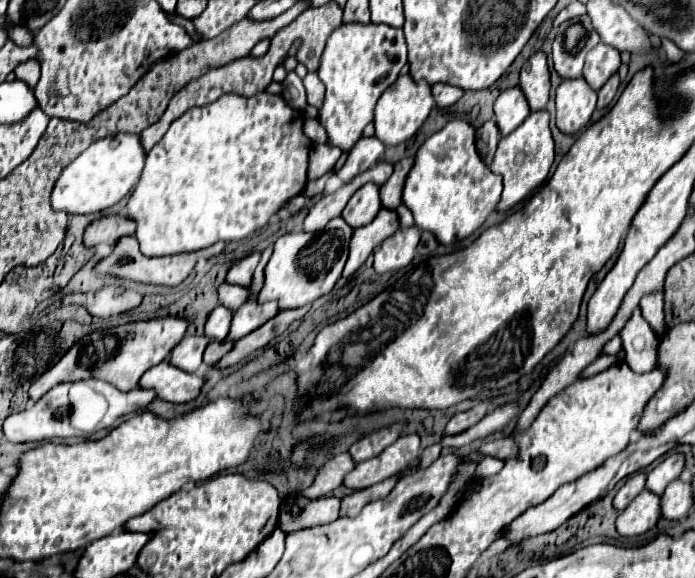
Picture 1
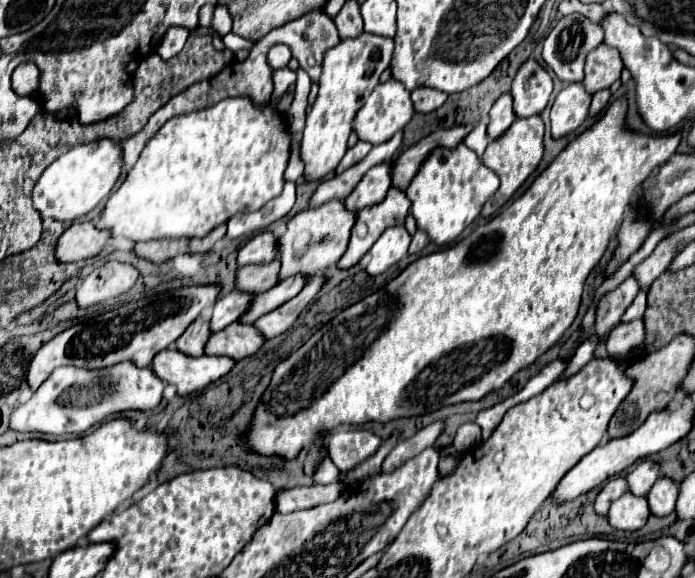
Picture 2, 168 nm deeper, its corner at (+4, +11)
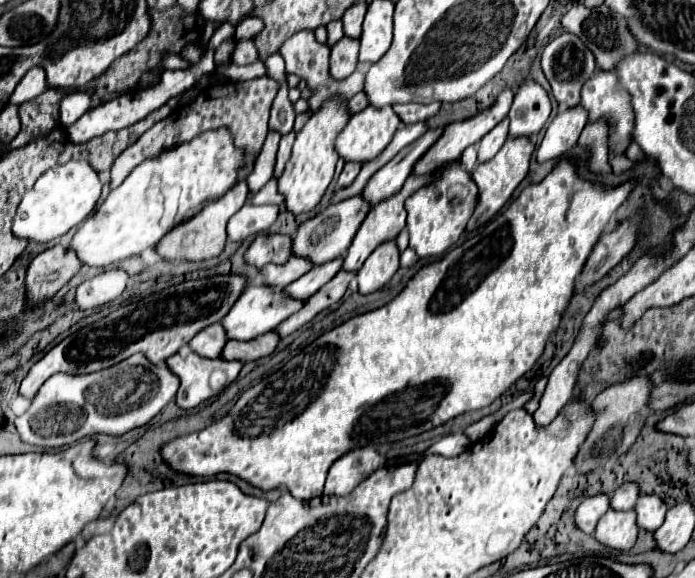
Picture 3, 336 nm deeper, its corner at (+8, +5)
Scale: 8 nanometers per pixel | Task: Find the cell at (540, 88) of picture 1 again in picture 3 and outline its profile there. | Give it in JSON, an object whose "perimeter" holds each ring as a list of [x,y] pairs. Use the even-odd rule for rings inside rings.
{"perimeter":[[[534,80],[524,82],[512,102],[510,108],[510,136],[518,138],[518,136],[534,136],[542,130],[542,126],[546,124],[548,116],[550,116],[552,108],[550,108],[550,98],[546,94],[546,90],[536,84]]]}

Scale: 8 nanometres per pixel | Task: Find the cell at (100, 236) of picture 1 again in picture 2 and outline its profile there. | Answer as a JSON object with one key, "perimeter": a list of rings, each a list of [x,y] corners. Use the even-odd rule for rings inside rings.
{"perimeter":[[[74,222],[58,240],[56,256],[62,262],[84,260],[102,252],[110,240],[108,230],[100,230],[94,222]]]}

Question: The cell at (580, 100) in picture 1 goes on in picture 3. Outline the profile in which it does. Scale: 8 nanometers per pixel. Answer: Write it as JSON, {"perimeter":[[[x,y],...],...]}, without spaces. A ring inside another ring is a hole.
{"perimeter":[[[576,106],[574,110],[560,110],[550,122],[544,140],[536,150],[536,160],[542,164],[562,158],[572,146],[576,146],[586,122],[588,114],[582,110],[582,106]]]}

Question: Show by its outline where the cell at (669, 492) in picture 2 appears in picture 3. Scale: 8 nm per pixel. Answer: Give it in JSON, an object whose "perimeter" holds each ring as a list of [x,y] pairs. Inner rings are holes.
{"perimeter":[[[656,494],[640,496],[636,506],[634,506],[638,528],[654,532],[662,524],[662,518],[664,518],[666,510],[668,510],[668,506]]]}

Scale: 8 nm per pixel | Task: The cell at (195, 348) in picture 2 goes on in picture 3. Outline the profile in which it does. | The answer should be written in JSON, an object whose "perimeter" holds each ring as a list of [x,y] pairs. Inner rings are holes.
{"perimeter":[[[218,324],[218,326],[208,326],[206,330],[198,332],[198,336],[192,338],[192,342],[188,346],[196,354],[202,354],[206,358],[220,358],[226,342],[228,342],[226,330],[222,324]]]}

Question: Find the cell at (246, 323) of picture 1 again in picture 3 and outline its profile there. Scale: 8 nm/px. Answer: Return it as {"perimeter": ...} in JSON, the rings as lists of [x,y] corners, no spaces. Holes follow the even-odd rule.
{"perimeter":[[[334,258],[322,266],[314,266],[308,274],[304,274],[302,278],[298,278],[288,290],[290,294],[294,294],[294,298],[310,298],[312,294],[316,294],[326,282],[330,282],[342,268],[344,258]]]}

